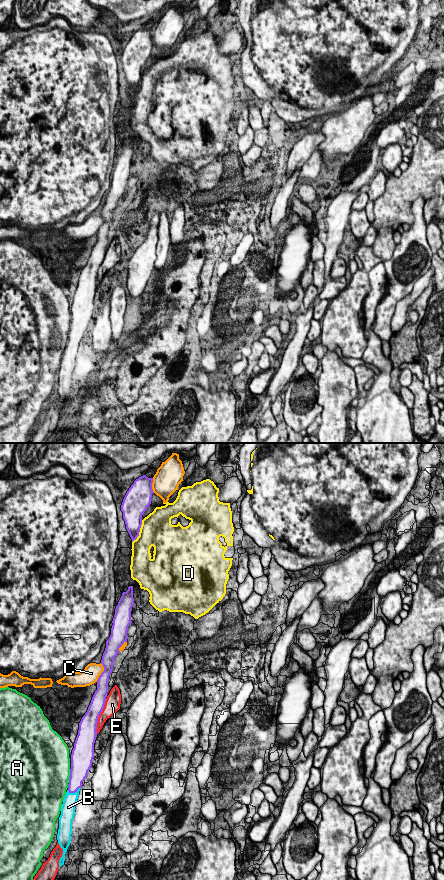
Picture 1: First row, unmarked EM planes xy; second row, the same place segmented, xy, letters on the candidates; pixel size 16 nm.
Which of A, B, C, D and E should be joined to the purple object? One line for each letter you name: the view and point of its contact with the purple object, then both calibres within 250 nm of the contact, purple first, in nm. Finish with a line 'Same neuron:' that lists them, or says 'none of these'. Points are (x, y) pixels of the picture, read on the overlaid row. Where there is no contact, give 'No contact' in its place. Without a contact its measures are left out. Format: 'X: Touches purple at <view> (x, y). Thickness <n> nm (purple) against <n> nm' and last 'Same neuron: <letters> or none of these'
B: Touches purple at xy (73, 792). Thickness 240 nm (purple) against 220 nm
Same neuron: B

